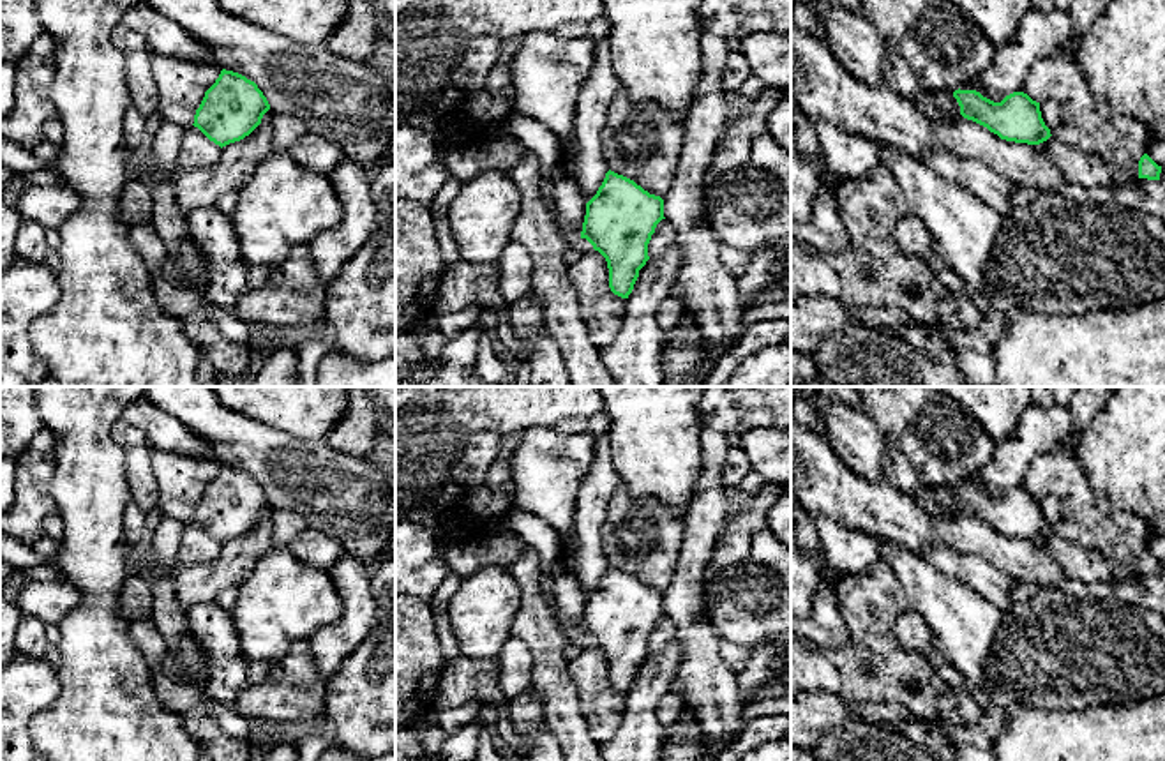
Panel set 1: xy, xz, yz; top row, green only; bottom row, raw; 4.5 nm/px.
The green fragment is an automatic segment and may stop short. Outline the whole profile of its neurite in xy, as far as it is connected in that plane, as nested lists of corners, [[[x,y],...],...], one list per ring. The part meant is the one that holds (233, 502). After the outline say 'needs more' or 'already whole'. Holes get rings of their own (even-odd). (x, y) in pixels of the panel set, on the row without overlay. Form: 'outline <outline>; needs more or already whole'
outline [[[222,464],[205,487],[192,521],[222,544],[249,531],[268,505],[270,500],[254,477]]]; already whole

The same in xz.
outline [[[607,567],[597,590],[586,599],[581,634],[598,646],[609,664],[609,683],[628,694],[639,666],[650,655],[648,639],[664,613],[664,595],[634,576]]]; already whole

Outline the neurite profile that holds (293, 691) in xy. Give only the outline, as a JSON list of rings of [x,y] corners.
[[[293,643],[281,660],[268,664],[267,678],[238,694],[235,713],[277,722],[325,715],[325,682],[316,669],[309,643]]]

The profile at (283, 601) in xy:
[[[272,547],[237,588],[238,599],[229,614],[242,655],[249,662],[281,660],[293,643],[307,641],[312,632],[337,622],[342,614],[342,602],[328,570],[302,563],[288,547]]]

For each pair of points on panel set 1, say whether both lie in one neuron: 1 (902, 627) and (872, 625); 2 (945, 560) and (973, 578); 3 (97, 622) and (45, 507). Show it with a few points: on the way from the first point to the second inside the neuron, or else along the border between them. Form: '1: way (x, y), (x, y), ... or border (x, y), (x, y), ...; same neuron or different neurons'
1: border (892, 624), (894, 636), (906, 648), (924, 654); different neurons
2: way (952, 562), (966, 571); same neuron
3: border (52, 474), (50, 498), (55, 504), (57, 514); different neurons

